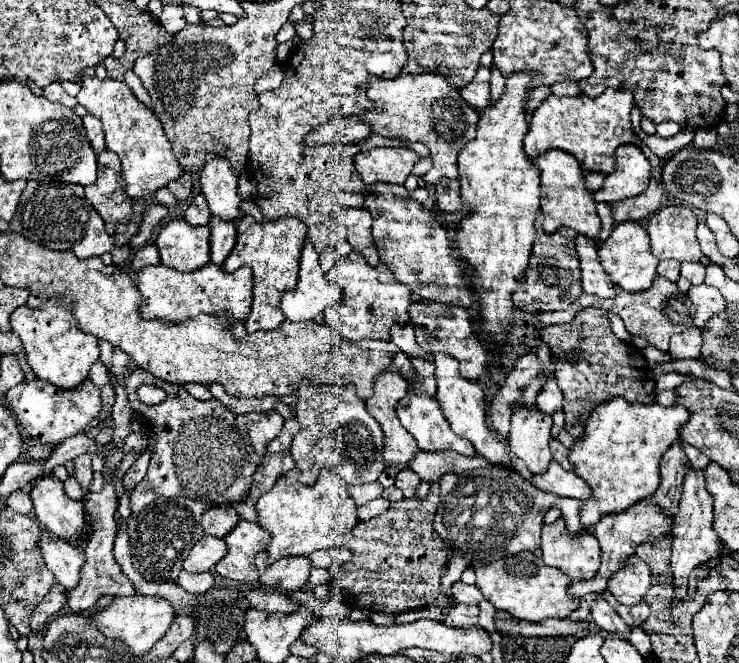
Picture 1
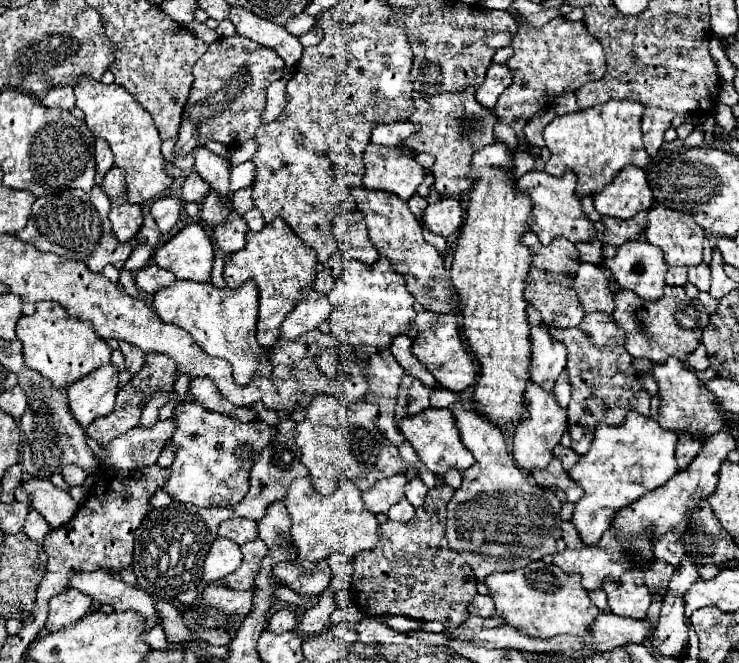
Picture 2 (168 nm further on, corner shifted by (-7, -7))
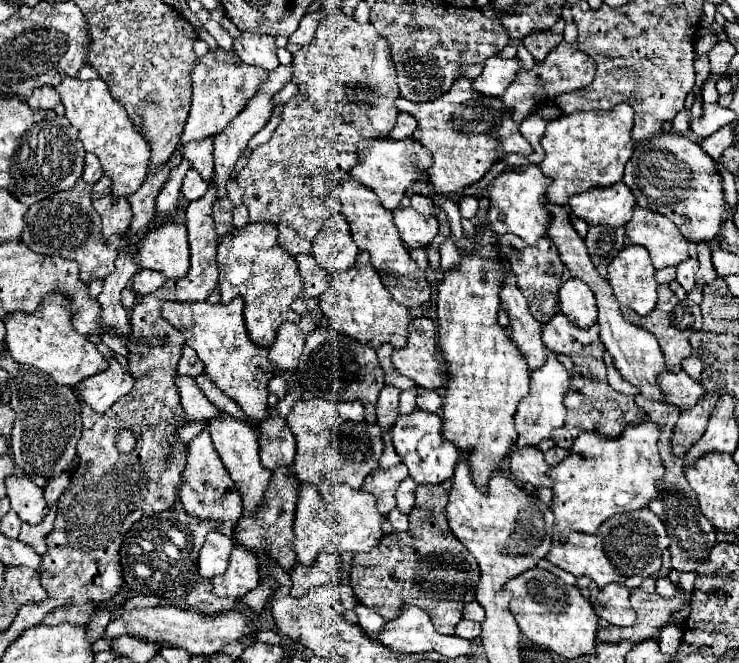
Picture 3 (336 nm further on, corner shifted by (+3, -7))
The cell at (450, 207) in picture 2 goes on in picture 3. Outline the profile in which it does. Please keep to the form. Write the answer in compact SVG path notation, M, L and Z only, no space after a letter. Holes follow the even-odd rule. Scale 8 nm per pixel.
M396 208L394 224L408 250L426 248L438 234L438 220L434 216L422 216L414 208Z

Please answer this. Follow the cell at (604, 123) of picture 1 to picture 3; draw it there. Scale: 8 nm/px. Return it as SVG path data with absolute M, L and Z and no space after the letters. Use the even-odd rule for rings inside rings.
M622 102L610 110L596 112L574 112L562 114L558 120L546 124L546 132L540 140L544 148L544 160L540 164L542 172L552 178L548 190L548 202L564 206L570 194L582 194L592 188L614 186L622 180L626 160L630 160L634 142L630 138L634 124L632 106Z

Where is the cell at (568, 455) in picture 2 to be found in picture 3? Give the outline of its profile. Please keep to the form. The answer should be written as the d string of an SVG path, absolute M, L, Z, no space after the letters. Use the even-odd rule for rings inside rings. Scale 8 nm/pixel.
M554 446L554 448L550 448L548 452L544 452L544 458L546 458L546 462L548 462L550 466L556 466L556 464L560 464L568 454L570 454L570 450L564 450L564 448Z

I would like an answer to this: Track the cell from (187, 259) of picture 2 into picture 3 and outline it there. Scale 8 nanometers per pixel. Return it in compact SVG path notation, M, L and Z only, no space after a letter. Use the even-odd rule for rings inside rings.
M166 224L150 230L136 244L136 250L142 268L158 270L166 278L184 278L190 268L184 224Z

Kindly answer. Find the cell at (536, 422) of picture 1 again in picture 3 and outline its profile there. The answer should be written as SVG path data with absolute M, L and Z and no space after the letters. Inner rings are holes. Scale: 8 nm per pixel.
M548 352L548 358L546 358L544 366L534 370L534 372L530 372L530 392L518 404L518 410L516 410L516 416L514 416L518 440L516 440L514 448L536 446L540 440L550 438L552 430L556 430L558 426L564 424L566 408L564 408L562 398L564 398L568 386L570 386L570 376L568 376L566 368L558 362L554 352Z

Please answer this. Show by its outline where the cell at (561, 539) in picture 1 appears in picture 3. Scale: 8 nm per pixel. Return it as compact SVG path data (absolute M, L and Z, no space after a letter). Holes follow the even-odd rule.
M642 508L636 512L624 512L616 514L616 526L608 526L608 556L604 552L604 538L596 542L596 536L584 534L578 542L554 542L550 552L546 554L546 560L554 566L562 568L564 572L570 572L574 576L588 576L598 586L606 586L610 582L622 584L630 590L640 588L640 584L660 570L662 564L662 552L668 550L670 538L666 534L666 528L662 520L650 512L650 508Z

